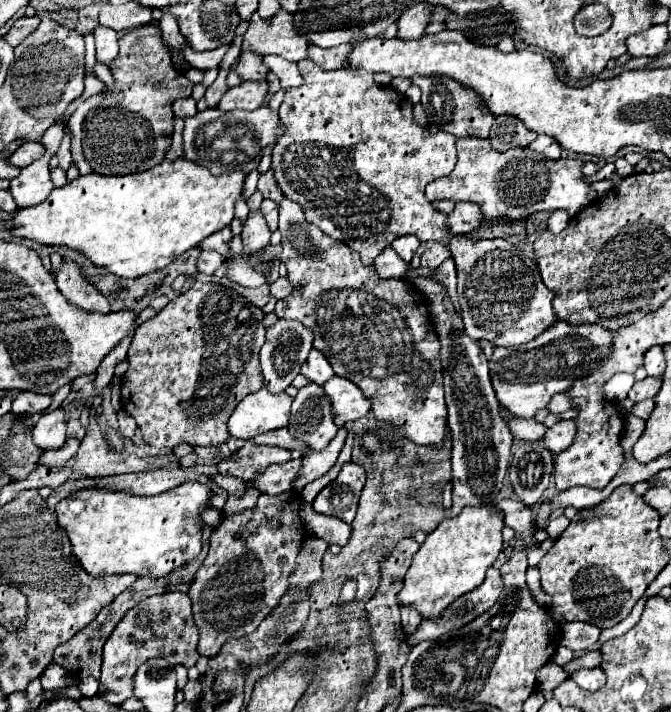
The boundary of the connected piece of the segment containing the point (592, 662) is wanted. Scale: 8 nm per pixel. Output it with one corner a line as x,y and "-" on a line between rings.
588,651
588,653
582,653
578,657
574,657
570,663
566,663
562,669
566,673
572,673
572,671
578,671
582,667
598,667
600,665
600,651

